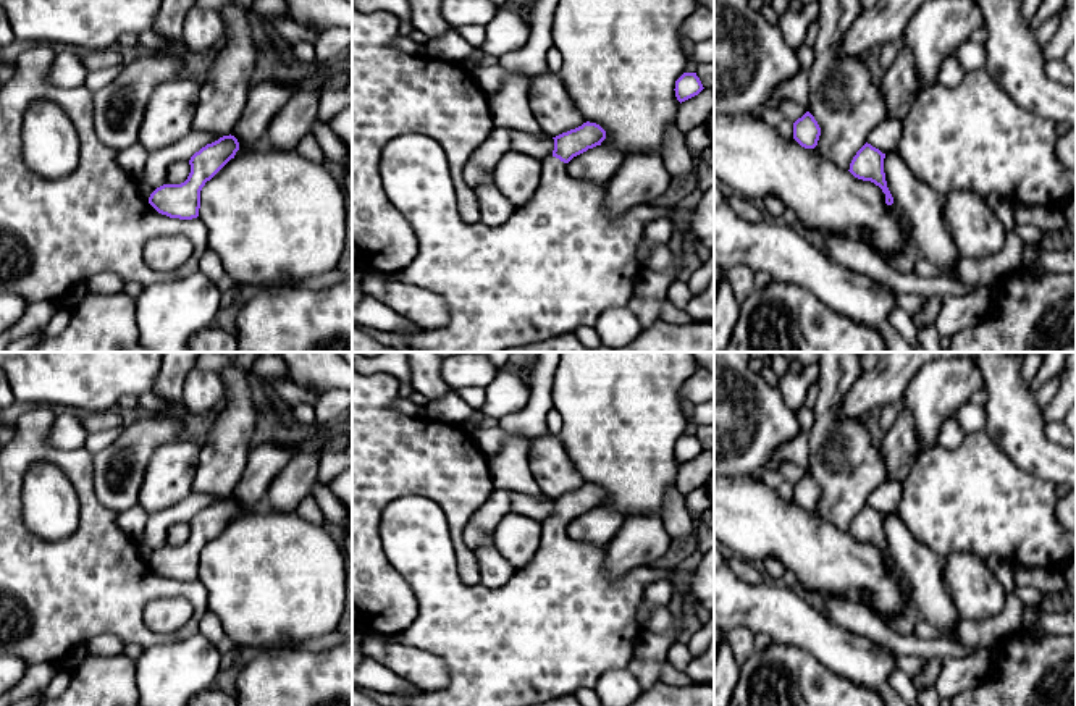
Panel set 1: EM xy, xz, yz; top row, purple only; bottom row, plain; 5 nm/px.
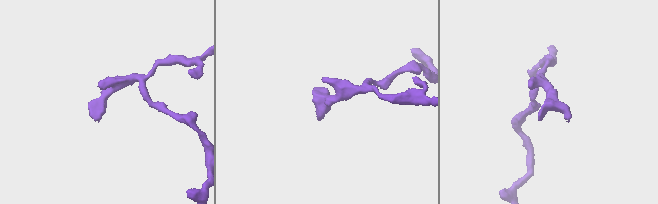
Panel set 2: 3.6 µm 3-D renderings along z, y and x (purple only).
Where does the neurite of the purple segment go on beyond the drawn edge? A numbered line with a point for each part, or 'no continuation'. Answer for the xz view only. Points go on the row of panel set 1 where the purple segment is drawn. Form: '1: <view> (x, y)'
1: xz (559, 262)

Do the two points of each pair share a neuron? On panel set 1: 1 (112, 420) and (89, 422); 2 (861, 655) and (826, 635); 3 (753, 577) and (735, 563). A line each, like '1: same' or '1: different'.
1: same
2: same
3: same

